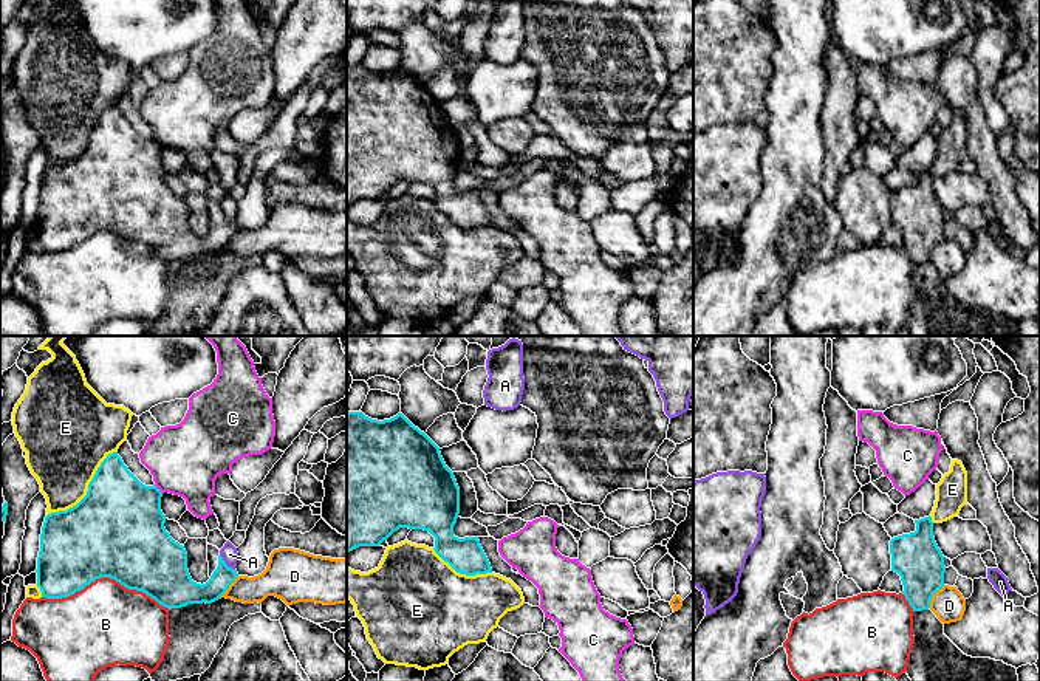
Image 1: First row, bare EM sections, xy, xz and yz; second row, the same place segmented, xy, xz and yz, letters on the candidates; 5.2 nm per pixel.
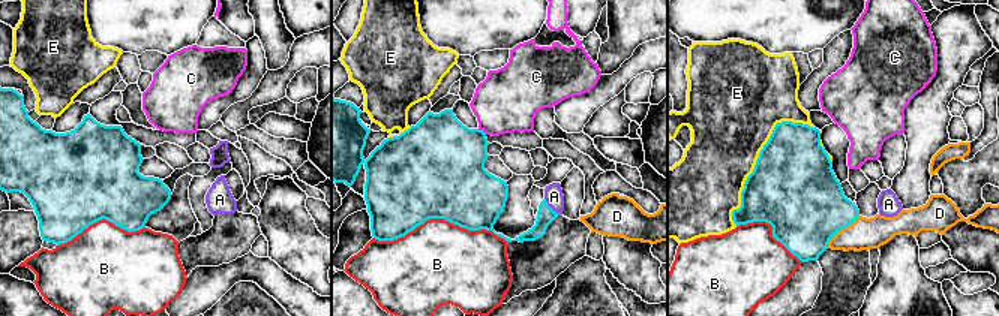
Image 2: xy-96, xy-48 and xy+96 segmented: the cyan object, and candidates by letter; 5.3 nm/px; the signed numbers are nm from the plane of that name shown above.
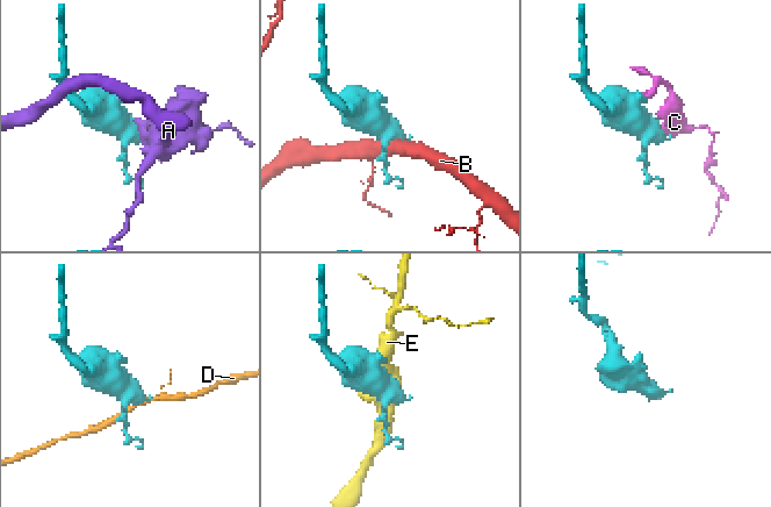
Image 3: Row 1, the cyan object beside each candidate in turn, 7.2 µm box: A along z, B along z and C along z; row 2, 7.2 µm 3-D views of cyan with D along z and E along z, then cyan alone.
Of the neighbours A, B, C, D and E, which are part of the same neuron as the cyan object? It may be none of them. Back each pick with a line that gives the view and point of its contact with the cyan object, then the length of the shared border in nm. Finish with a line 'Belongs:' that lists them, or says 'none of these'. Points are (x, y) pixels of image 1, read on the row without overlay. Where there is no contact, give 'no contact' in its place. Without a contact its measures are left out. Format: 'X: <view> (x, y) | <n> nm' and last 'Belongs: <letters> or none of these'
C: xy (157, 141) | 70 nm
Belongs: C

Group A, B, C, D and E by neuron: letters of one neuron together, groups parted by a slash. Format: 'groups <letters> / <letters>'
groups A / B / C / D / E

